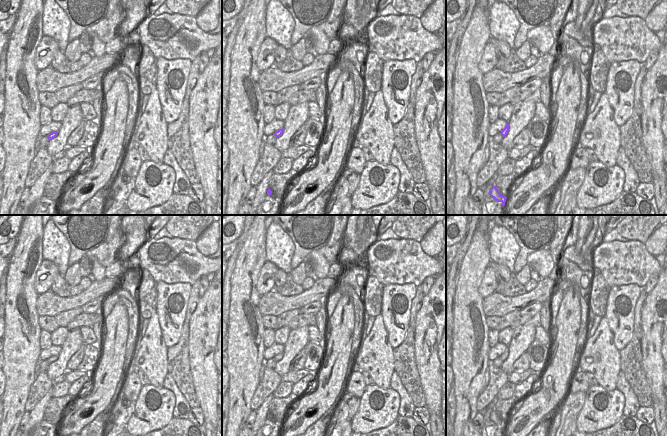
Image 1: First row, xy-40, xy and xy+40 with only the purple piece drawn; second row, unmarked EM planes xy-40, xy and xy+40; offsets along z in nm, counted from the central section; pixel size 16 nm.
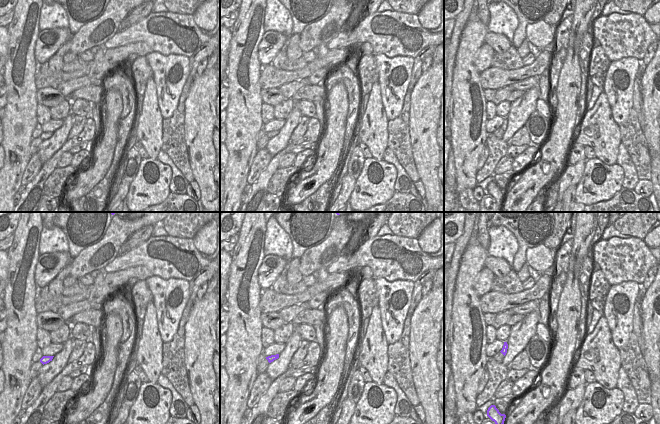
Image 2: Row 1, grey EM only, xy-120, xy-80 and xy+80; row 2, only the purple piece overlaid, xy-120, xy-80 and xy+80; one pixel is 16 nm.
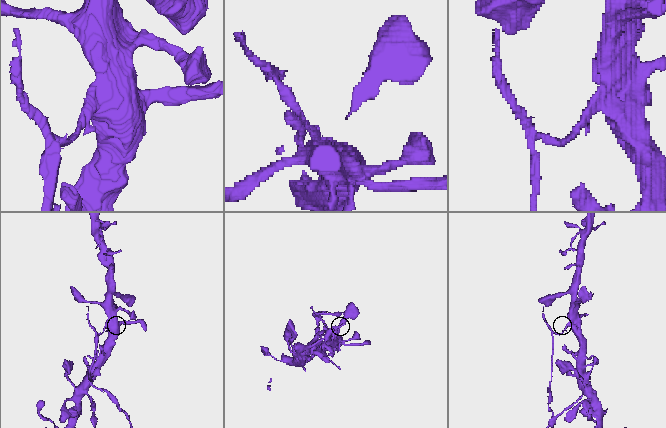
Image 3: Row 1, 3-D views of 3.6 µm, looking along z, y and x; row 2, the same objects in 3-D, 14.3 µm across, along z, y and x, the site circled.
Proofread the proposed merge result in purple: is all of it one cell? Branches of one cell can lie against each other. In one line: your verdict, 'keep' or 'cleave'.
cleave

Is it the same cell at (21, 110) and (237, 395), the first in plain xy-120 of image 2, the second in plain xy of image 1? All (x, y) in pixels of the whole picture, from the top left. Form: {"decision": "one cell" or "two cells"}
{"decision": "one cell"}

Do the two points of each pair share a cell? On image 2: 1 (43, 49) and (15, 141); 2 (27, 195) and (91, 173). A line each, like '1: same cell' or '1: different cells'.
1: different cells
2: different cells

